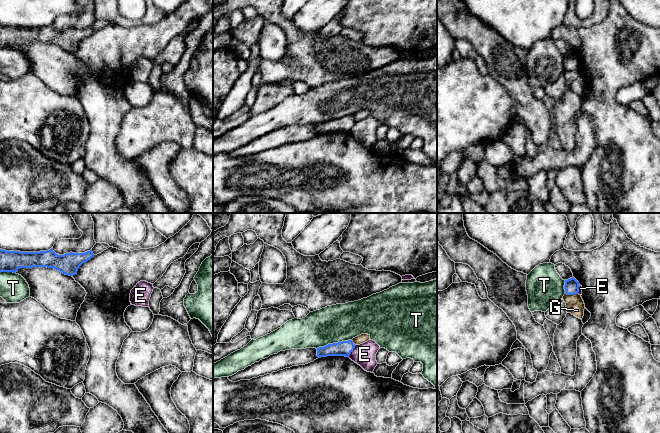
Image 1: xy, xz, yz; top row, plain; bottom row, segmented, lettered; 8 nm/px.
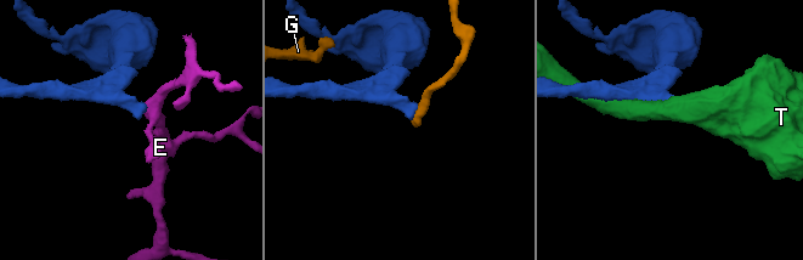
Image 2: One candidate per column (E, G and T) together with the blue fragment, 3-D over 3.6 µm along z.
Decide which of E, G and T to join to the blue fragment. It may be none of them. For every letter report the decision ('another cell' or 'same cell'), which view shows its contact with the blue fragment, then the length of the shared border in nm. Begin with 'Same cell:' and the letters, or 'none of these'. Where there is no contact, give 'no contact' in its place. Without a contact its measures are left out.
Same cell: none of these
E: another cell | xz | 120 nm
G: another cell | yz | 100 nm
T: another cell | xz | 300 nm

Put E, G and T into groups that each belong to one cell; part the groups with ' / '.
E / G / T

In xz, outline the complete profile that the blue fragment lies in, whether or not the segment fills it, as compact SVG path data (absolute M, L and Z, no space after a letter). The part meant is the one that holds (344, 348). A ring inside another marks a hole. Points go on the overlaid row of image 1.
M352 340L328 344L324 347L317 348L317 356L319 358L327 356L349 357L355 346L356 345L353 343Z

